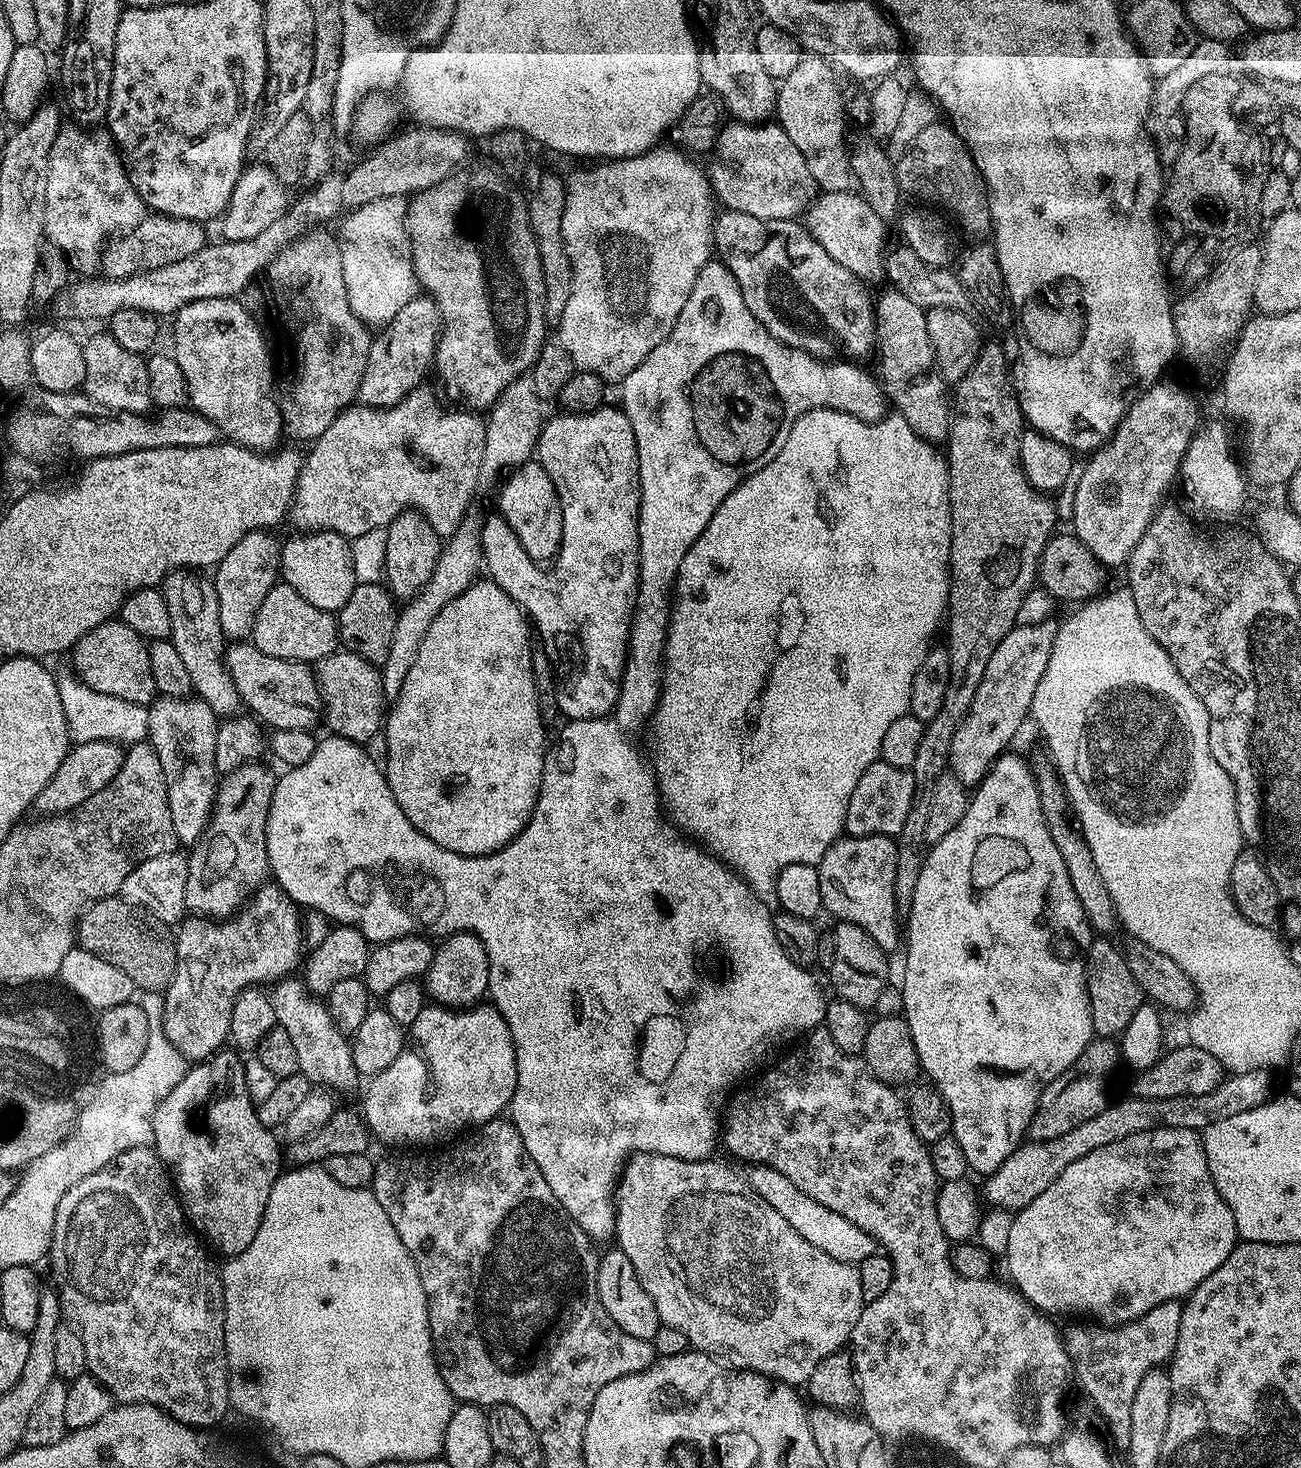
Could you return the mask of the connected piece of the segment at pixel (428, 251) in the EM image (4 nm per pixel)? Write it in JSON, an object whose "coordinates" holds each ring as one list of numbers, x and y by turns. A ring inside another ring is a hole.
{"coordinates":[[460,166,440,182,415,193,407,201,408,217,403,217,404,229,408,232,408,243,412,246,412,269,416,272,416,283,431,300,436,303,436,309,440,312,440,337,436,341,436,353,434,355,434,372,440,375,444,388,452,400,461,400,463,407,468,410,491,409,499,400,500,395,520,376,525,375,531,369,532,364,538,358,541,348,546,343,544,331,544,279,542,278,542,266,540,255,536,245,536,237,532,235,532,228,528,225,528,205,525,197,519,196,511,183,504,179,495,167,466,168]]}

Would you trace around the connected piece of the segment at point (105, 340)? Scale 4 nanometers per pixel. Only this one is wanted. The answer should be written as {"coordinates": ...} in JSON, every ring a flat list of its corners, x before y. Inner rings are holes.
{"coordinates":[[104,330,88,341,85,339,82,347,86,358,86,378,82,385,85,396,115,412,144,414,153,407,148,393,148,366,141,353,122,350,122,346,118,346,118,342,114,342,114,338]]}

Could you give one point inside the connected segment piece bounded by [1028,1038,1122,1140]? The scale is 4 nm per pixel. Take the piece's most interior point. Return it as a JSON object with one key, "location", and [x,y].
{"location":[1061,1107]}

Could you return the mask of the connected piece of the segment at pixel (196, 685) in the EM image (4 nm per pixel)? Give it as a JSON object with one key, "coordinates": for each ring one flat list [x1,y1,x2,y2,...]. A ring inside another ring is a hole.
{"coordinates":[[173,570,164,577,162,591,166,610,170,610,170,639,190,674,192,692,214,710,216,717,230,718,241,709,242,701,228,669,222,622,218,622,216,585,204,576,196,570]]}

